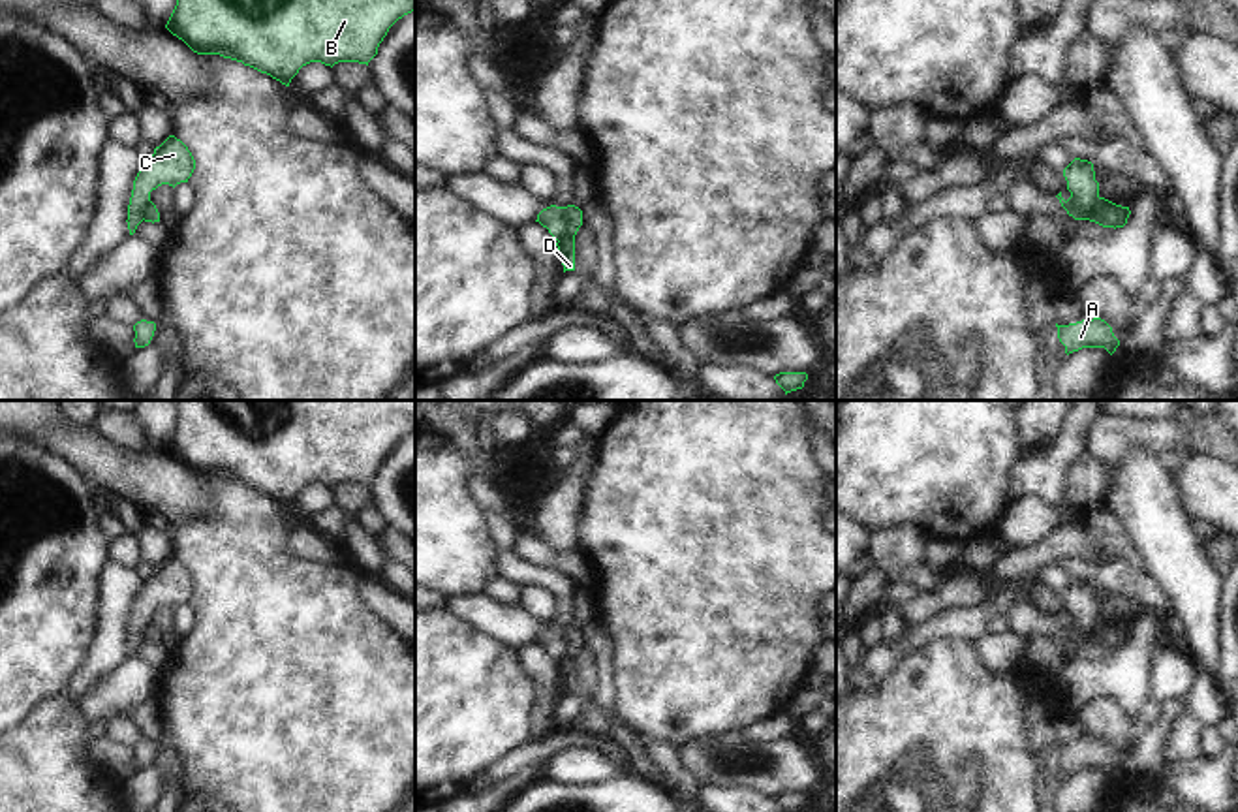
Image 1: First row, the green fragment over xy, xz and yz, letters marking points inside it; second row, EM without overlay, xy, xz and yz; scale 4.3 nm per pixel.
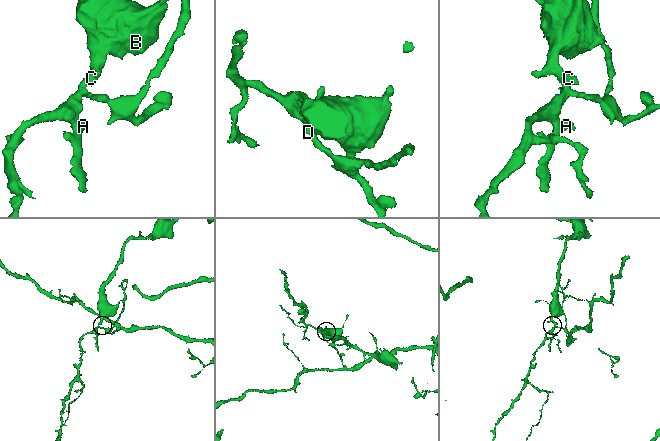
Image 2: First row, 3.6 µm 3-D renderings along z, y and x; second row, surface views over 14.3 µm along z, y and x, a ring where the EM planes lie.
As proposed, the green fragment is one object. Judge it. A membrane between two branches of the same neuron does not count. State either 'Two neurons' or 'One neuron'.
Two neurons.

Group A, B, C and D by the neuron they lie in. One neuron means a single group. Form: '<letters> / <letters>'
A B C / D

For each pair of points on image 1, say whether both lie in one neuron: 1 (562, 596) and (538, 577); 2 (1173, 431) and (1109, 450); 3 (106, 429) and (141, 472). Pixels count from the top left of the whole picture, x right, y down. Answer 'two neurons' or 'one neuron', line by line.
1: one neuron
2: one neuron
3: two neurons

